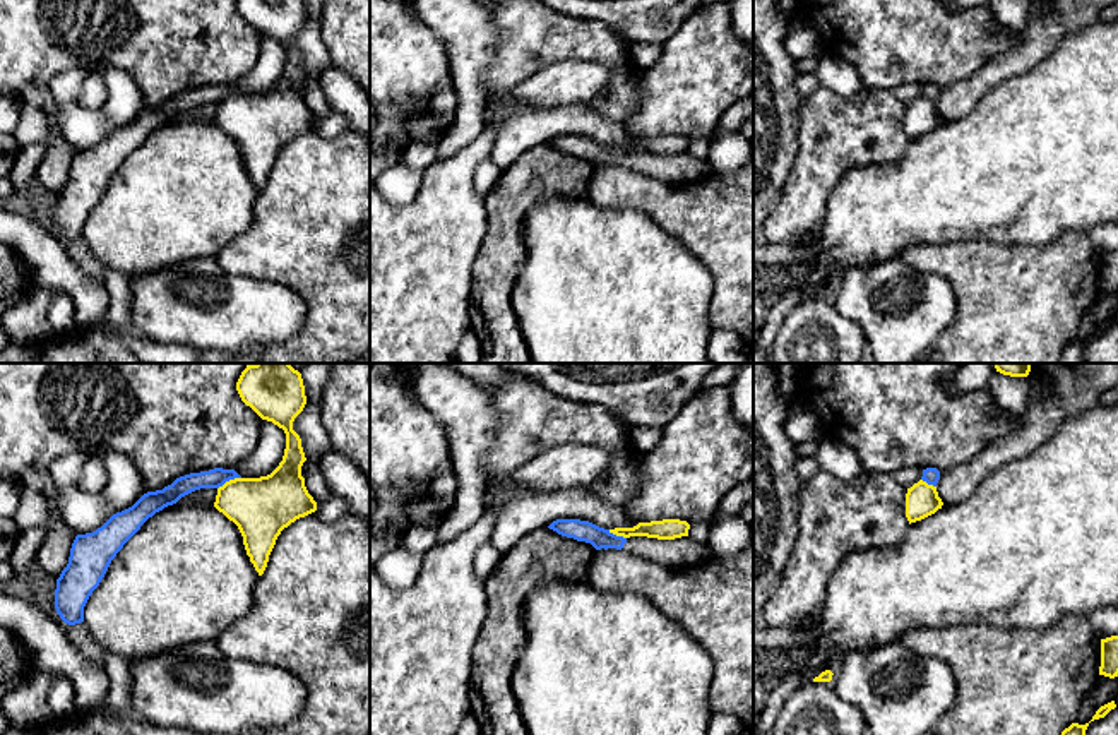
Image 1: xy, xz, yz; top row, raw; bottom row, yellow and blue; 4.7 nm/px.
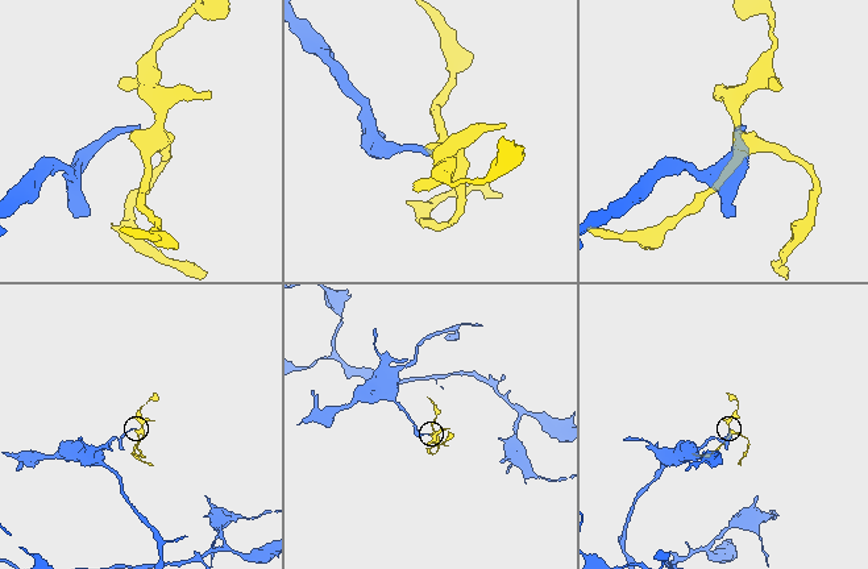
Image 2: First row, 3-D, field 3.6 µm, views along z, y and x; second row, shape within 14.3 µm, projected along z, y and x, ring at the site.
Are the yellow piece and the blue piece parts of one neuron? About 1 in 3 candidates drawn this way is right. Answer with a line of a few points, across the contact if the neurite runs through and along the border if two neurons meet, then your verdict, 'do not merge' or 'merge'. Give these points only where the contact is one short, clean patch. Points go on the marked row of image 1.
xy (240, 477), (226, 480), (218, 489) | do not merge

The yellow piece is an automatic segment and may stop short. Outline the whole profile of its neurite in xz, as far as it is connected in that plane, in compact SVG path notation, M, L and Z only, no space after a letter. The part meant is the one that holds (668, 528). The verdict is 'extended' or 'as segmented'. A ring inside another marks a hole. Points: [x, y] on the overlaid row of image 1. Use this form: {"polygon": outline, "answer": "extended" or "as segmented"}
{"polygon": "M663 519L651 523L639 523L633 528L615 528L610 533L623 538L630 536L647 536L657 540L675 540L681 536L688 536L690 524L680 519Z", "answer": "as segmented"}

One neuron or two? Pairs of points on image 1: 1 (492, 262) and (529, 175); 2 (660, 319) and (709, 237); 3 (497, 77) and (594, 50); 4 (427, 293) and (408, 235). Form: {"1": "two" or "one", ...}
{"1": "one", "2": "two", "3": "one", "4": "one"}

